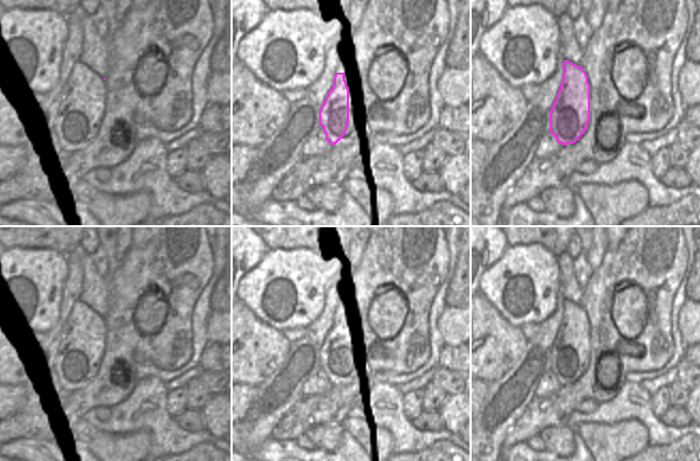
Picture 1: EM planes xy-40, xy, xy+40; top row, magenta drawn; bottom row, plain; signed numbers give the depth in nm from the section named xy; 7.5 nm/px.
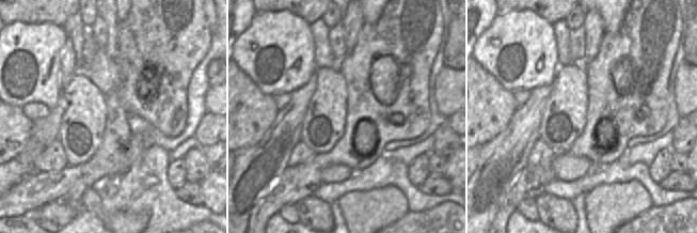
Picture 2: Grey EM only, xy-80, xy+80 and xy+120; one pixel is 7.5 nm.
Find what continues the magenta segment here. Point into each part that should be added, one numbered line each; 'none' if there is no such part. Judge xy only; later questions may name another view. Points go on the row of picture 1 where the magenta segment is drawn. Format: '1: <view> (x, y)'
1: xy (317, 134)

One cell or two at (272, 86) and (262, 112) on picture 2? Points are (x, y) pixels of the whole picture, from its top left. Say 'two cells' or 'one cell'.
two cells

